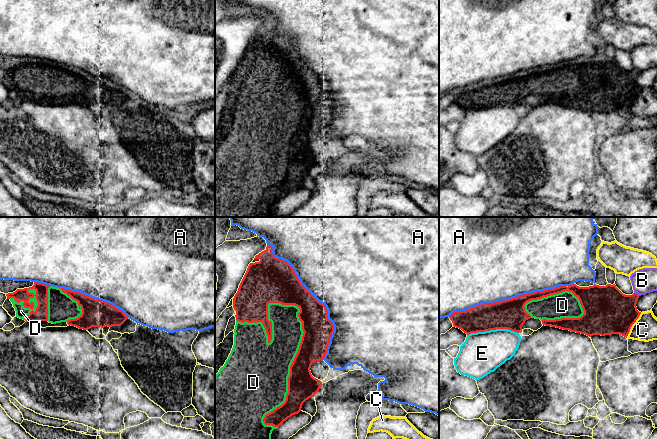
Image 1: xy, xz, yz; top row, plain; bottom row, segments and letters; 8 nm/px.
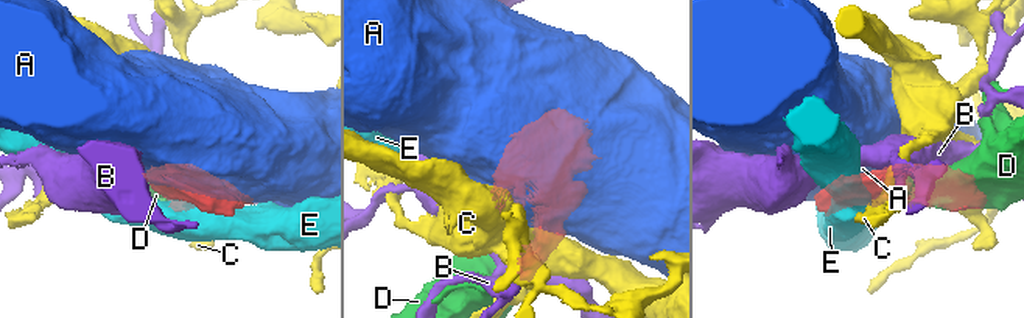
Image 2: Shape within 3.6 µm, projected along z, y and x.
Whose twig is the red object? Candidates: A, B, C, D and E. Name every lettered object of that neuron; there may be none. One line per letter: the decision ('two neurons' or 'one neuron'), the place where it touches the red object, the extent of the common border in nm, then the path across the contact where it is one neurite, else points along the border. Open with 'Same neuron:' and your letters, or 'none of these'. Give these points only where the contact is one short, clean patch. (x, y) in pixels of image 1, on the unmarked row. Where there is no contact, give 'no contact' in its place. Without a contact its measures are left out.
Same neuron: D
A: two neurons; contact xz (314, 73); length 1050 nm
B: two neurons; contact yz (636, 69); length 50 nm; border yz (634, 68), (639, 71)
C: two neurons; contact yz (632, 100); length 240 nm; border yz (641, 89), (626, 113)
D: one neuron; contact xz (294, 135); length 1000 nm
E: two neurons; contact yz (492, 105); length 420 nm

